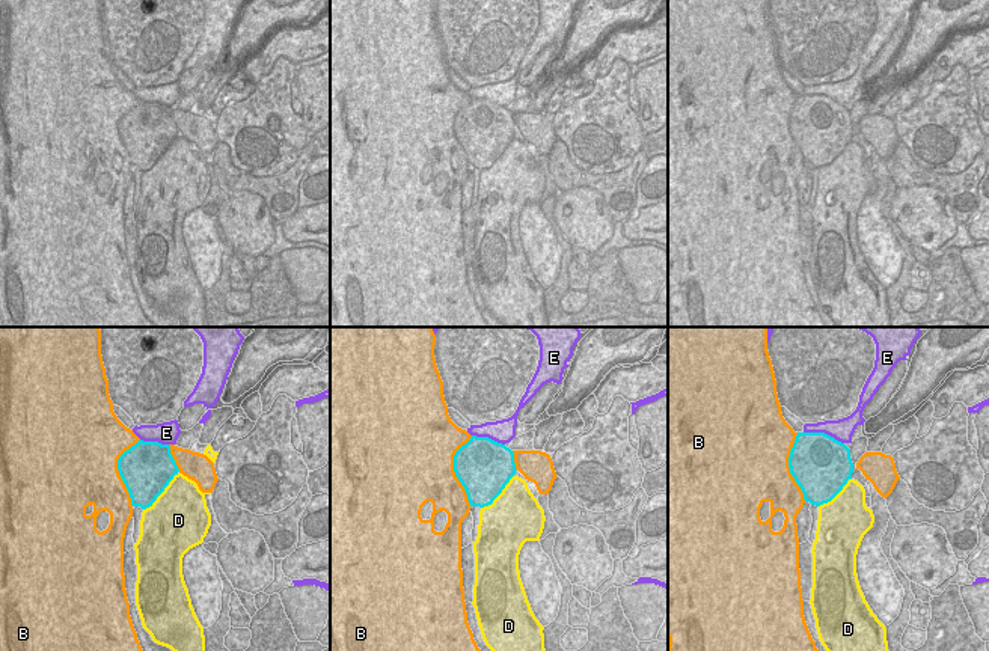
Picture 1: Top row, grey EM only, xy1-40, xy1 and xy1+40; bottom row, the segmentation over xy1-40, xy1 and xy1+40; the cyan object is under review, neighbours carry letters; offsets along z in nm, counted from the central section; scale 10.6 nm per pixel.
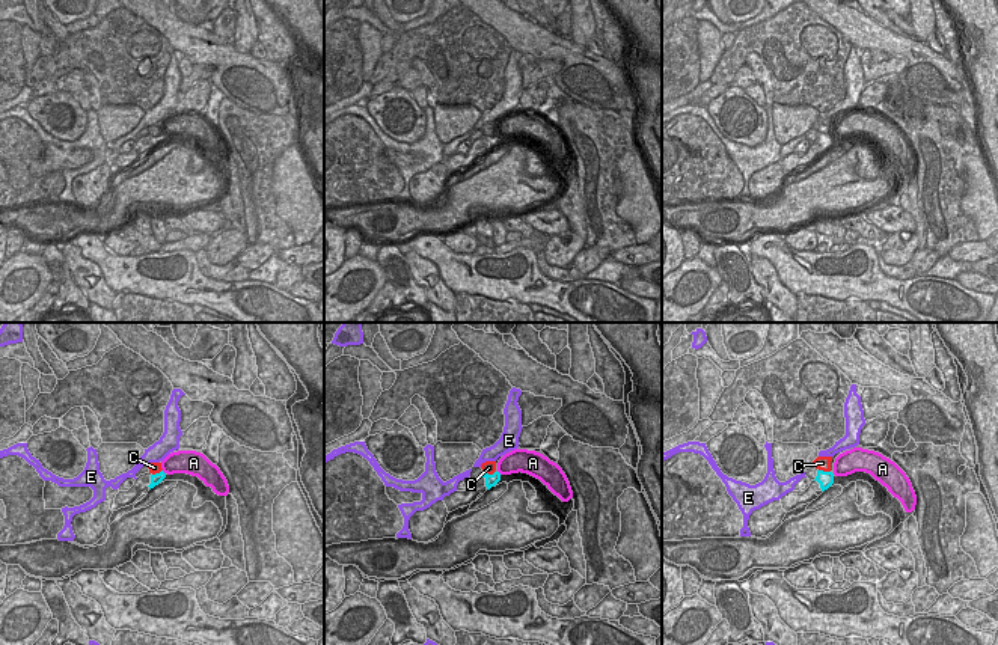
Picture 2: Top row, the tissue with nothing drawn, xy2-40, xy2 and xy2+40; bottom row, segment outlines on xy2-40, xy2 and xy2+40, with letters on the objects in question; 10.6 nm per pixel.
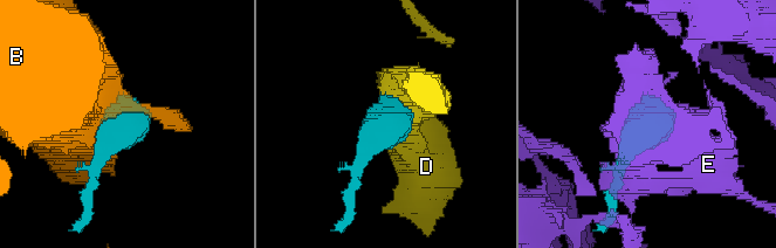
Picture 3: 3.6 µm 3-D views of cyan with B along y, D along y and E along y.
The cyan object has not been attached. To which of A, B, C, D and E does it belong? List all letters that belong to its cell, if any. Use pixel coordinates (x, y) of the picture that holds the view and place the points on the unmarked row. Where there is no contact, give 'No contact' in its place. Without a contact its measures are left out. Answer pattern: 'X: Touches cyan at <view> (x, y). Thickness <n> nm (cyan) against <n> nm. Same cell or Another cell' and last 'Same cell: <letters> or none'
A: Touches cyan at xy2-40 (163, 134). Thickness 120 nm (cyan) against 260 nm. Another cell
B: Touches cyan at xy1 (454, 133). Thickness 500 nm (cyan) against 500 nm. Another cell
C: Touches cyan at xy2 (487, 136). Thickness 130 nm (cyan) against 130 nm. Same cell
D: Touches cyan at xy1-40 (163, 152). Thickness 500 nm (cyan) against 500 nm. Another cell
E: Touches cyan at xy1+40 (823, 95). Thickness 500 nm (cyan) against 240 nm. Another cell
Same cell: C.

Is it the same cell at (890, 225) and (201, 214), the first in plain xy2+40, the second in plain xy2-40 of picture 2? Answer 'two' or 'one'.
one

